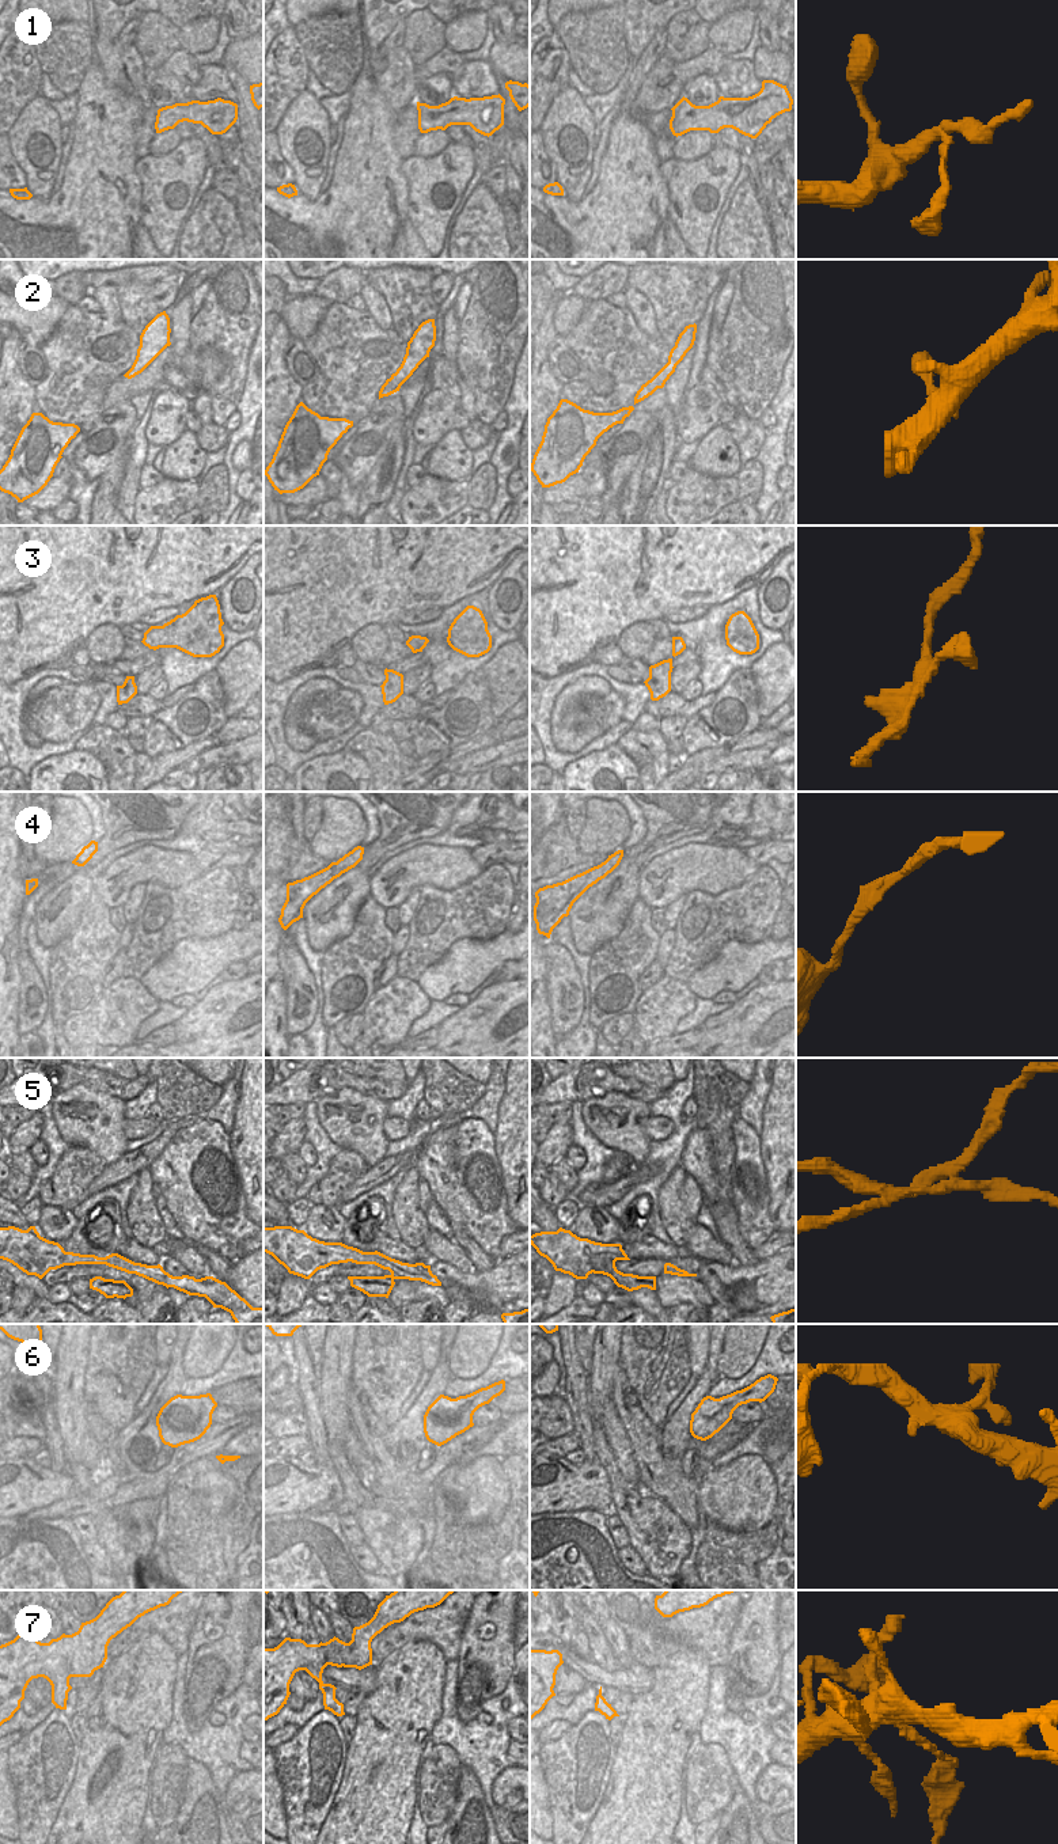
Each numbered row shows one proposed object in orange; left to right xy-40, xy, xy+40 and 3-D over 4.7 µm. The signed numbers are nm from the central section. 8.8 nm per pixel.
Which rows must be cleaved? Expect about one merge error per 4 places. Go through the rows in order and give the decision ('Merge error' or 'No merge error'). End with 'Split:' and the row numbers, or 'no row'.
1: No merge error
2: No merge error
3: No merge error
4: No merge error
5: Merge error
6: No merge error
7: Merge error
Split: 5, 7

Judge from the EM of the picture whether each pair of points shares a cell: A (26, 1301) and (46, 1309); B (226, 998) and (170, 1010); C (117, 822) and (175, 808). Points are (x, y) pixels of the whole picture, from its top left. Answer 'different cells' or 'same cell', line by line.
A: different cells
B: different cells
C: same cell

